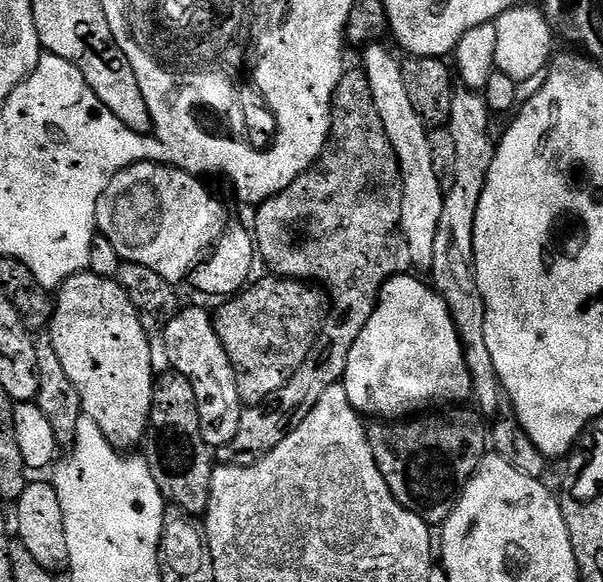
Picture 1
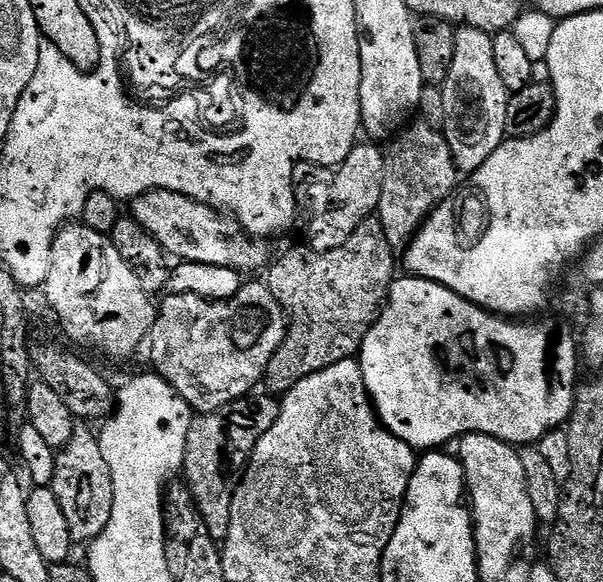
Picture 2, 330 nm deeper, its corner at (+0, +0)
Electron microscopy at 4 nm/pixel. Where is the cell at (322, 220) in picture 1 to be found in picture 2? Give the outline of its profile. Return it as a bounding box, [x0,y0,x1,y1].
[182,390,280,542]

